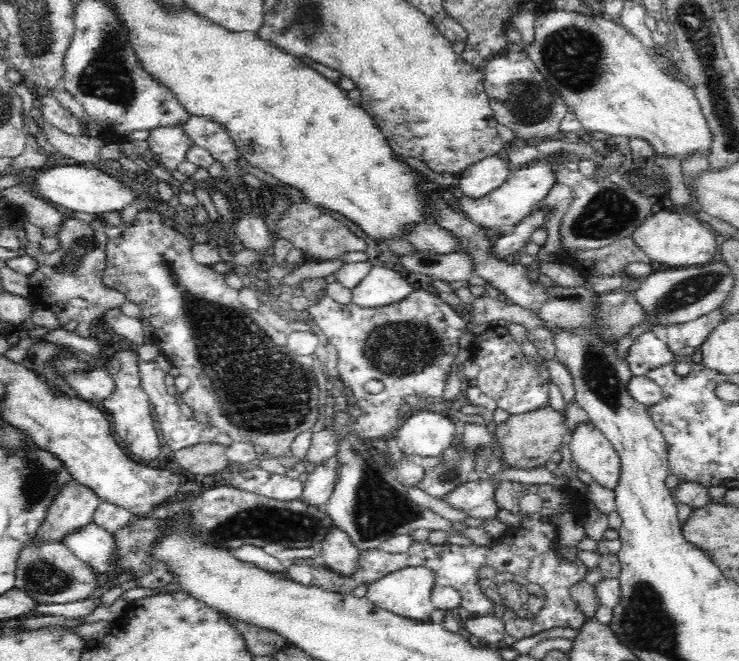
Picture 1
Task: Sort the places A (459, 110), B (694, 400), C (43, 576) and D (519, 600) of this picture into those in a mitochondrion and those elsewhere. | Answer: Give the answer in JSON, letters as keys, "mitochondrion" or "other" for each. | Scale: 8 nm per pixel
{"A":"other","B":"other","C":"mitochondrion","D":"mitochondrion"}

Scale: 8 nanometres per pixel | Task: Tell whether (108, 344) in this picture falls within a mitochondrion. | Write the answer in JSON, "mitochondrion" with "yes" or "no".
{"mitochondrion":"no"}

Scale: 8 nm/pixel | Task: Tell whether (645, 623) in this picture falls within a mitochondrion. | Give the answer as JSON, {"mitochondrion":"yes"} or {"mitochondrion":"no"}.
{"mitochondrion":"yes"}

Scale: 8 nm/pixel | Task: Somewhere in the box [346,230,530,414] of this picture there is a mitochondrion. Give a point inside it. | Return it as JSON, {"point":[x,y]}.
{"point":[404,348]}

